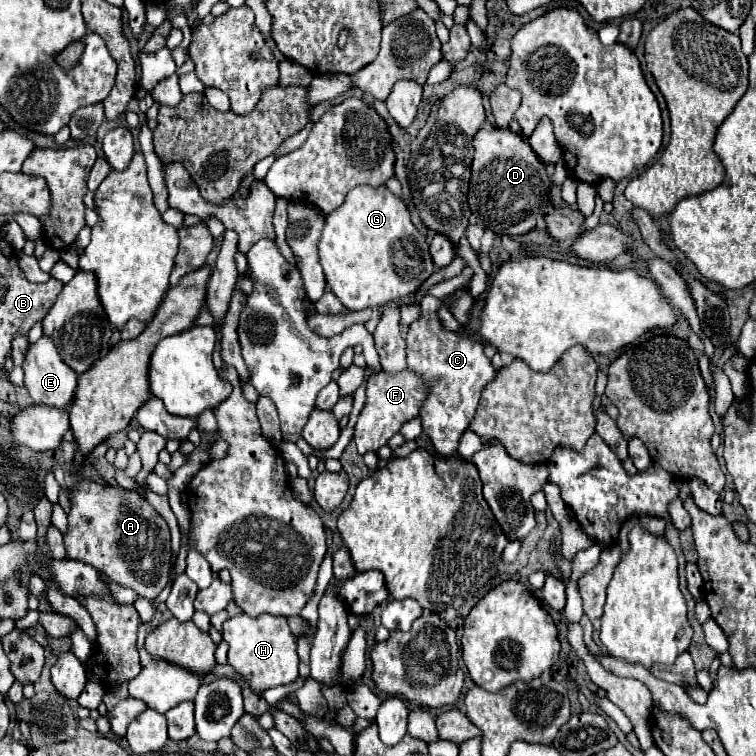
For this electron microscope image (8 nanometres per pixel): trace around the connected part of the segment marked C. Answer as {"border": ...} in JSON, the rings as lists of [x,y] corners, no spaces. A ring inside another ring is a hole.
{"border":[[[424,295],[420,307],[422,317],[410,325],[406,337],[408,369],[412,369],[412,373],[416,373],[426,387],[426,399],[420,407],[422,427],[430,435],[434,449],[440,455],[450,457],[456,453],[460,437],[474,417],[484,385],[494,379],[496,371],[492,367],[492,361],[486,357],[482,343],[458,337],[456,333],[450,333],[440,325],[436,315],[440,299]]]}

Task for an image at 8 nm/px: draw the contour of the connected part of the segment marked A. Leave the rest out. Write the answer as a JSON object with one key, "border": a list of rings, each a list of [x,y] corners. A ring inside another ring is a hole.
{"border":[[[94,479],[76,481],[76,485],[70,489],[70,501],[72,501],[72,507],[68,513],[68,529],[64,531],[66,555],[76,561],[92,563],[110,581],[114,581],[120,587],[134,589],[140,597],[156,599],[166,587],[170,559],[172,559],[170,529],[164,517],[140,493],[132,489],[102,485],[102,483],[96,483]]]}

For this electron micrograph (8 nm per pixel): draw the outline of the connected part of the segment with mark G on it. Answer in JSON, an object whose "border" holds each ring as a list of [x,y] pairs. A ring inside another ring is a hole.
{"border":[[[386,185],[352,189],[340,209],[326,215],[318,251],[326,283],[348,311],[386,305],[412,295],[434,271],[426,235],[414,227],[408,207]]]}

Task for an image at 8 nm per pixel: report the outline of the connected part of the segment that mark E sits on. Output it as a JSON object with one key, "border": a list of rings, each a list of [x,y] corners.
{"border":[[[42,335],[36,343],[28,345],[22,369],[24,369],[24,387],[28,389],[34,403],[68,407],[70,401],[74,399],[78,375],[72,373],[72,369],[68,369],[68,365],[64,365],[64,361],[60,361],[60,355],[56,353],[56,345],[52,345],[52,341],[48,341],[48,337]]]}

